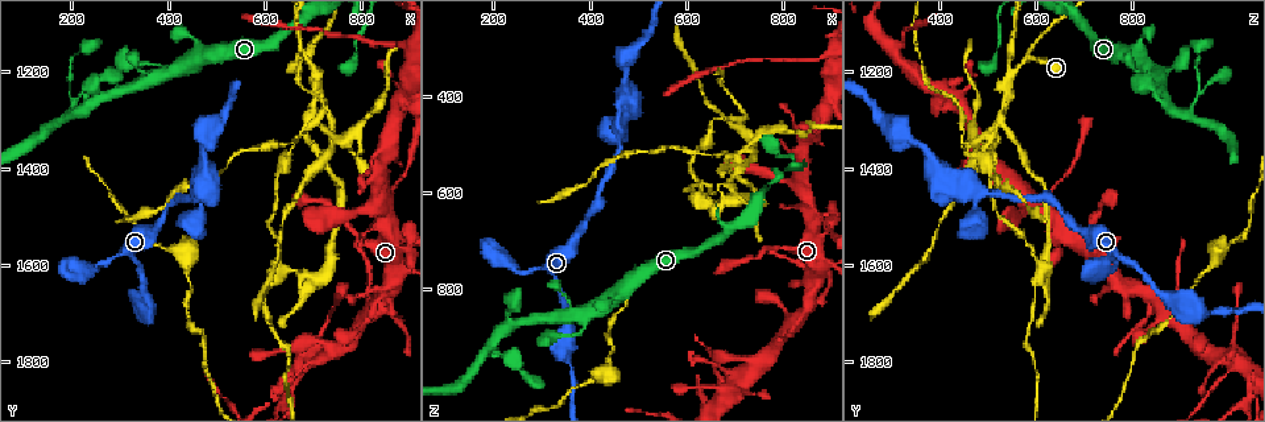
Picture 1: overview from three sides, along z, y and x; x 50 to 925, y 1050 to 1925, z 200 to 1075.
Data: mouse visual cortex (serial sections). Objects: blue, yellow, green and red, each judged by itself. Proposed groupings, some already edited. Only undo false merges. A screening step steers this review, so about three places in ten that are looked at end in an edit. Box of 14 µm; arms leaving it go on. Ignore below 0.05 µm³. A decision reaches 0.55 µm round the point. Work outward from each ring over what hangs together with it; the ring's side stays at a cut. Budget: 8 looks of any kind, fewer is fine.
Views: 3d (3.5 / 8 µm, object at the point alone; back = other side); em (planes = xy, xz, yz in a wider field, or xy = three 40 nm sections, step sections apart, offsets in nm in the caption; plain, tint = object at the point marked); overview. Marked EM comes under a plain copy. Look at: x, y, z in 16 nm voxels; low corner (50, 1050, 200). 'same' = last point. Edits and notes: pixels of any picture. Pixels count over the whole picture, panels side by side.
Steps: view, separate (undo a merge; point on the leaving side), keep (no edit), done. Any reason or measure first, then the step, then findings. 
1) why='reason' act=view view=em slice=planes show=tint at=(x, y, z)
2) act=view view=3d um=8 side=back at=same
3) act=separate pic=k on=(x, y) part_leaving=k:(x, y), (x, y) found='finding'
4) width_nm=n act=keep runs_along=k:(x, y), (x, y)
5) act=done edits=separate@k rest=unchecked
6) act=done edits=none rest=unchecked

why='branch point' act=view view=3d um=3.5 at=(675, 1165, 585)

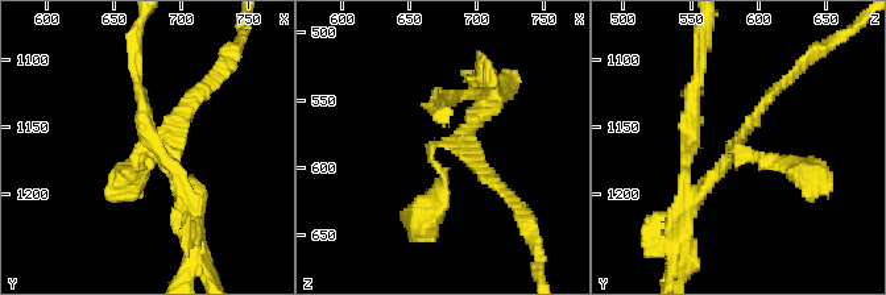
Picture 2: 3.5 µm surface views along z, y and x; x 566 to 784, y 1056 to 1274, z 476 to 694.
act=view view=em slice=xy step=5 show=tint at=(678, 1164, 584)

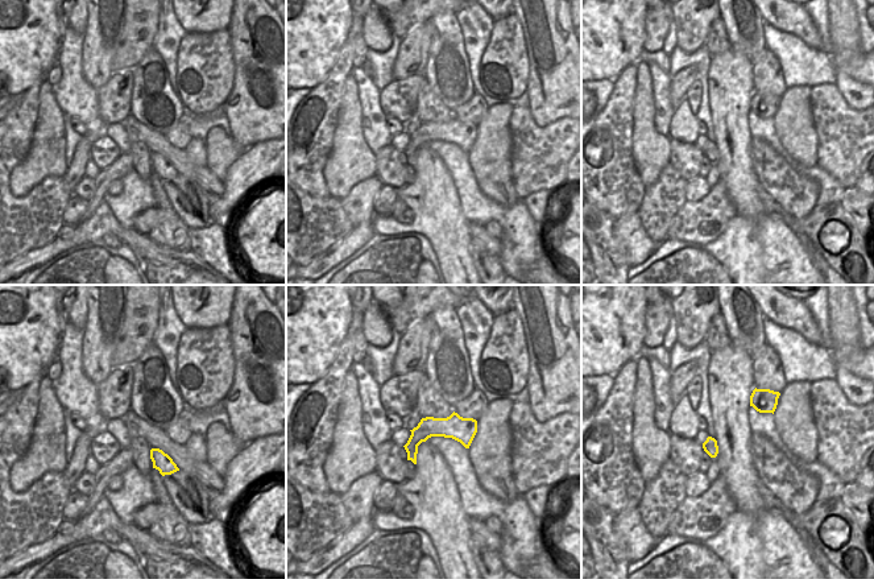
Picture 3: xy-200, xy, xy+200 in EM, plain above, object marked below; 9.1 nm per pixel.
why='cut it another way' act=view view=em slice=xy step=1 show=tint at=same

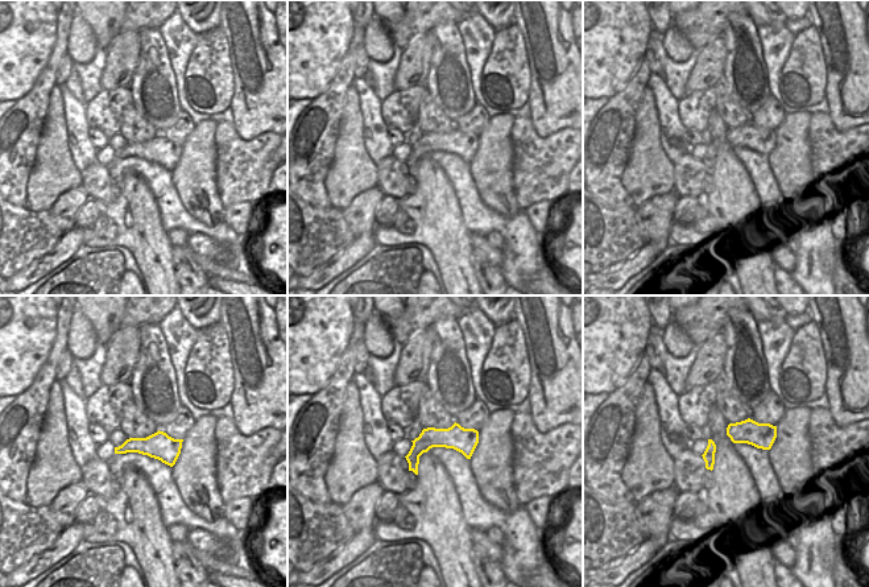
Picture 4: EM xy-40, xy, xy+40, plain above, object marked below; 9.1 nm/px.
act=separate pic=2 on=(488, 82) part_leaving=2:(480, 115), (480, 74) found='a second cell is stuck on'

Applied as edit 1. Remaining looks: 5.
act=view view=overview

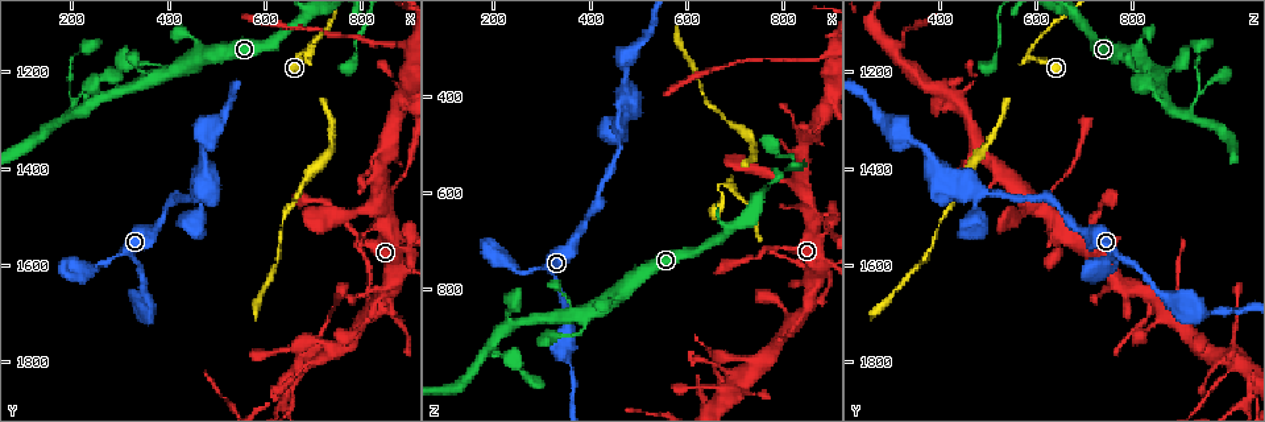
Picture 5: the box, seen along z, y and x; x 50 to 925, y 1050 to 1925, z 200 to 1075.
why='calibre changes' act=view view=3d um=3.5 at=(880, 1145, 320)

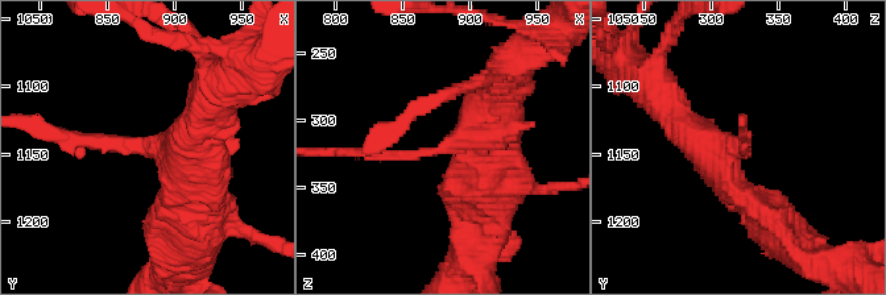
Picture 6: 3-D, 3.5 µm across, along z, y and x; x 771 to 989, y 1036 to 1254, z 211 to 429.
arms=3 arm_widths_nm=150,400,450 act=view view=em slice=xy step=1 show=tint at=(882, 1140, 318)

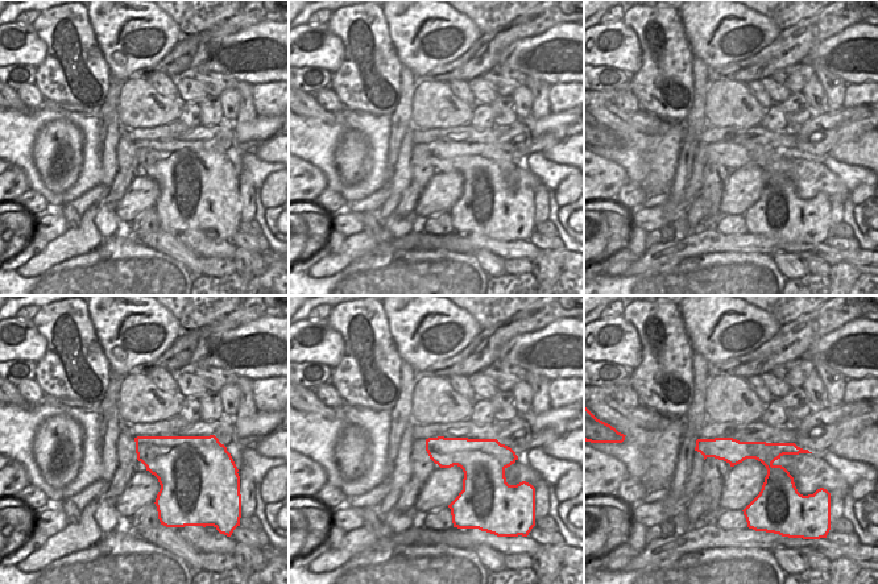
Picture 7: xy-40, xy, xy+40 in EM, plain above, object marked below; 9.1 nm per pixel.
act=separate pic=6 on=(400, 154) found='a second cell is stuck on'

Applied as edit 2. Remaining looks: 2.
why='sharp bend' act=view view=3d um=3.5 at=(390, 1200, 850)

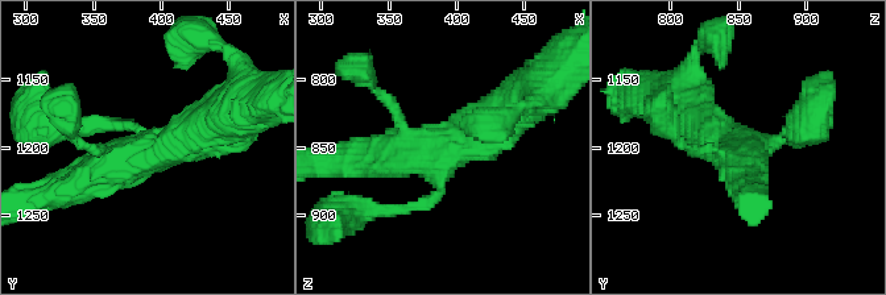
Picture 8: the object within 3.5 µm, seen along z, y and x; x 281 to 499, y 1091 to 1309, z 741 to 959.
act=view view=em slice=xy step=2 show=tint at=(388, 1204, 850)

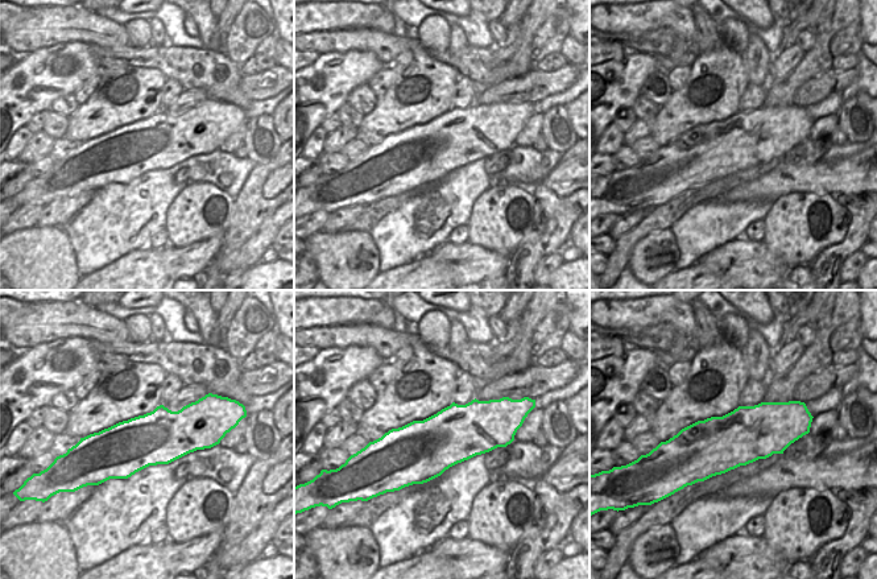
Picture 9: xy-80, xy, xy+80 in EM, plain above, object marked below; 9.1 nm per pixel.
width_nm=550 act=keep runs_along=8:(216, 121), (71, 190) found='continuous, no second cell'

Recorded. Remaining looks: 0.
act=done edits=separate@2,separate@6 rest=unchecked

